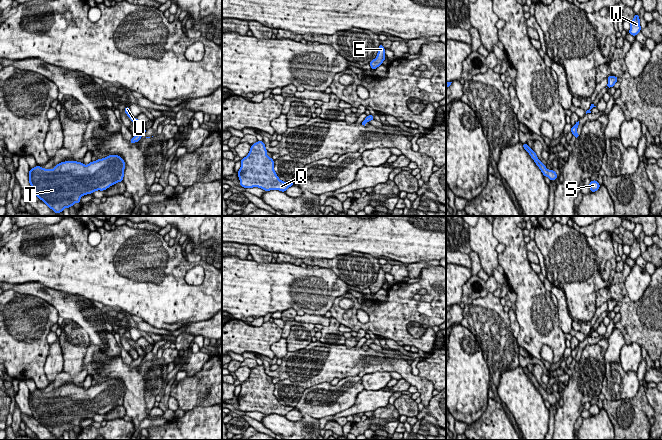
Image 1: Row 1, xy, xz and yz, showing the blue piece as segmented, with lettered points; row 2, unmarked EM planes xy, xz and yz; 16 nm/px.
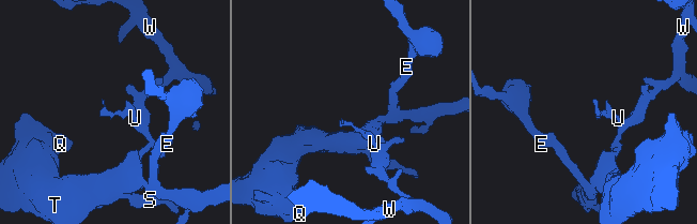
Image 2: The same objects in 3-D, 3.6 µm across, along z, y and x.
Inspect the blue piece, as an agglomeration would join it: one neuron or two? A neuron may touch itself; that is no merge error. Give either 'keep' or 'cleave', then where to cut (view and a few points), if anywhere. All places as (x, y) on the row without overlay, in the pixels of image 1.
cleave; cut in xy along (139, 355), (143, 358)

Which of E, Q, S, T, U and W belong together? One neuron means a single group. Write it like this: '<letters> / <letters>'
E Q S T / U W

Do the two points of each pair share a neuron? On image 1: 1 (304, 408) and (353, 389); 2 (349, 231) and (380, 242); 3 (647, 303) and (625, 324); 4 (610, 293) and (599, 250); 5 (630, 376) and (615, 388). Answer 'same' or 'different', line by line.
1: same
2: same
3: same
4: different
5: same

